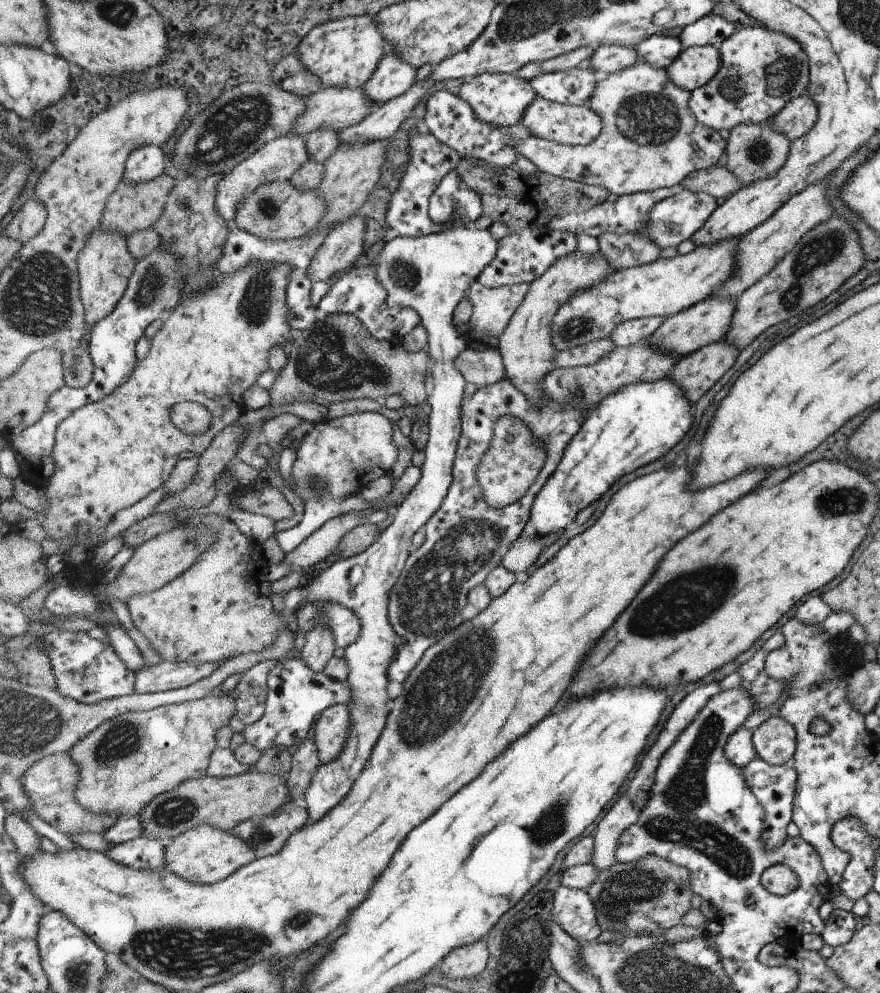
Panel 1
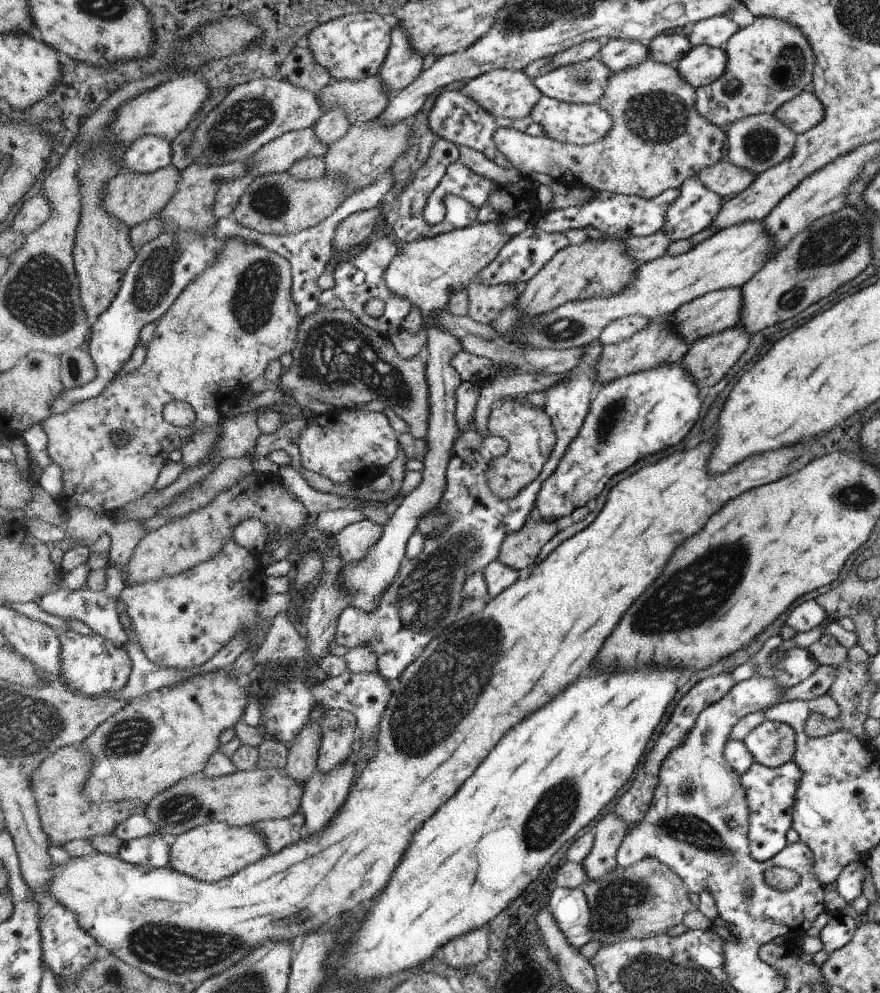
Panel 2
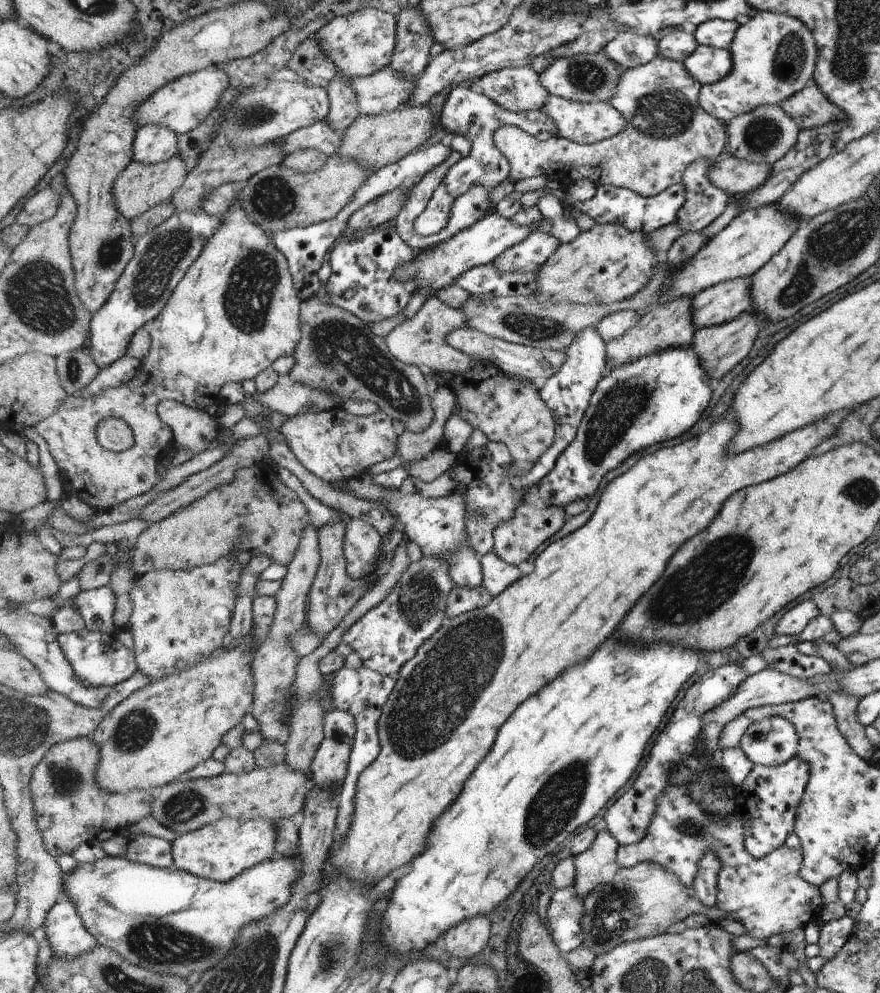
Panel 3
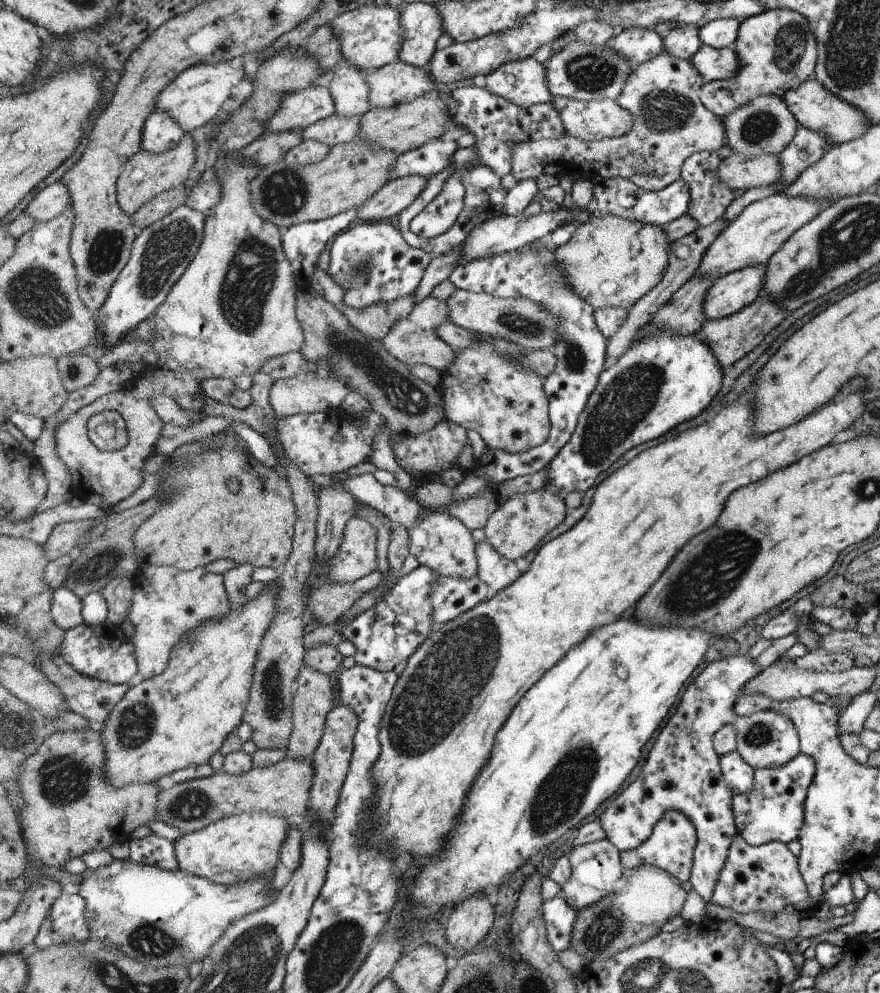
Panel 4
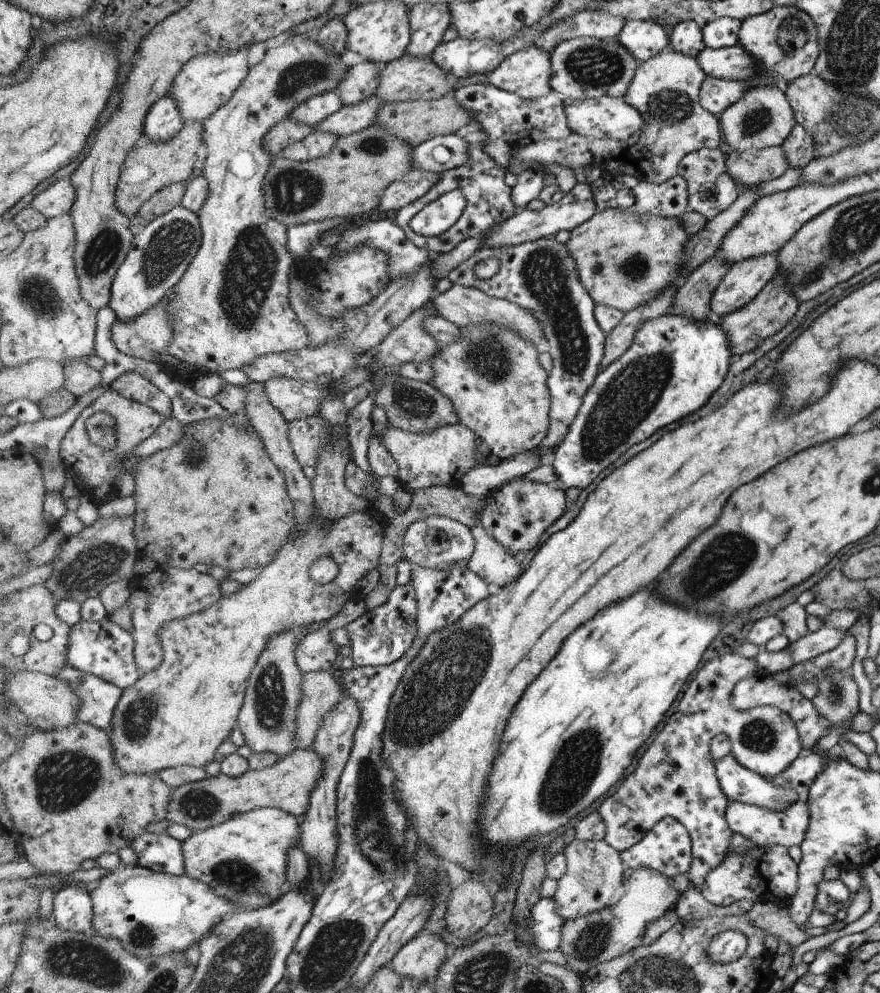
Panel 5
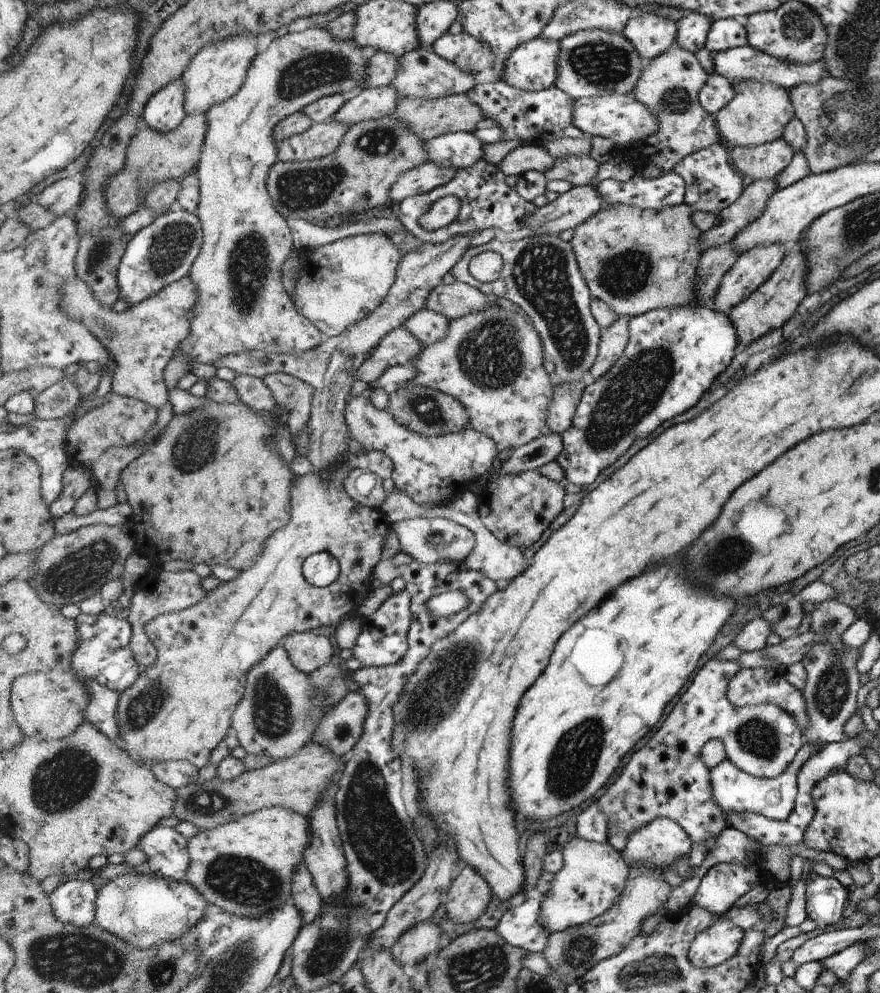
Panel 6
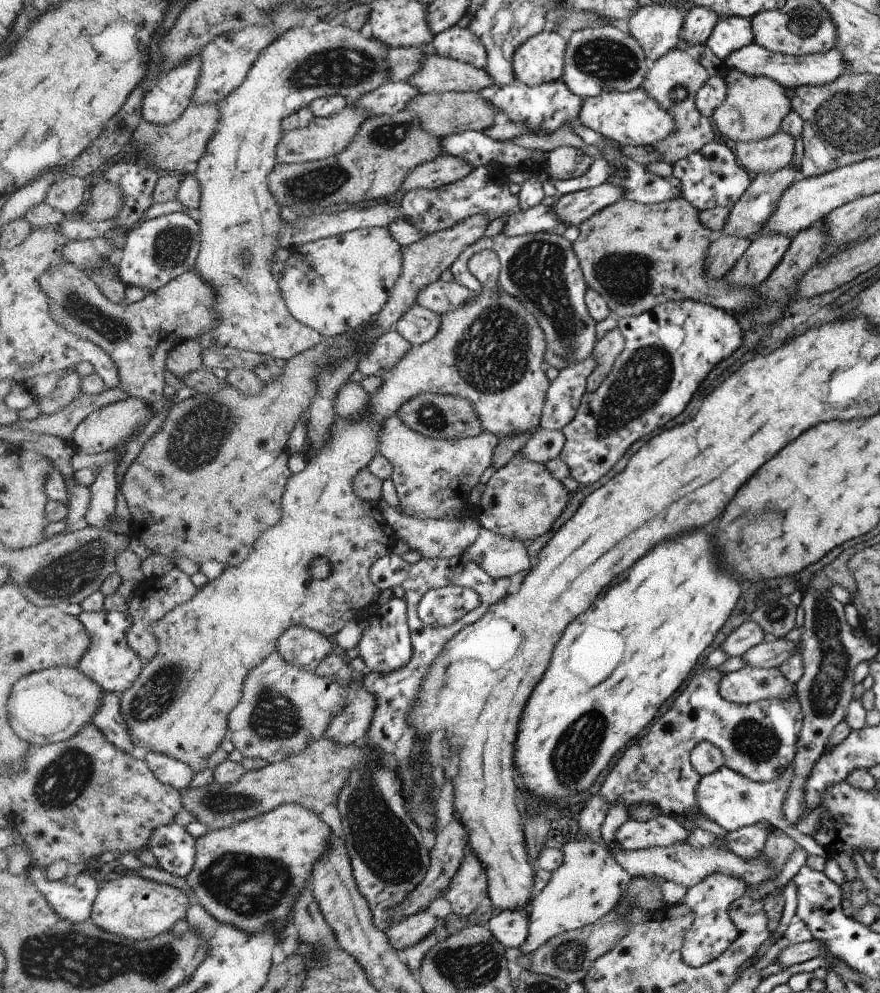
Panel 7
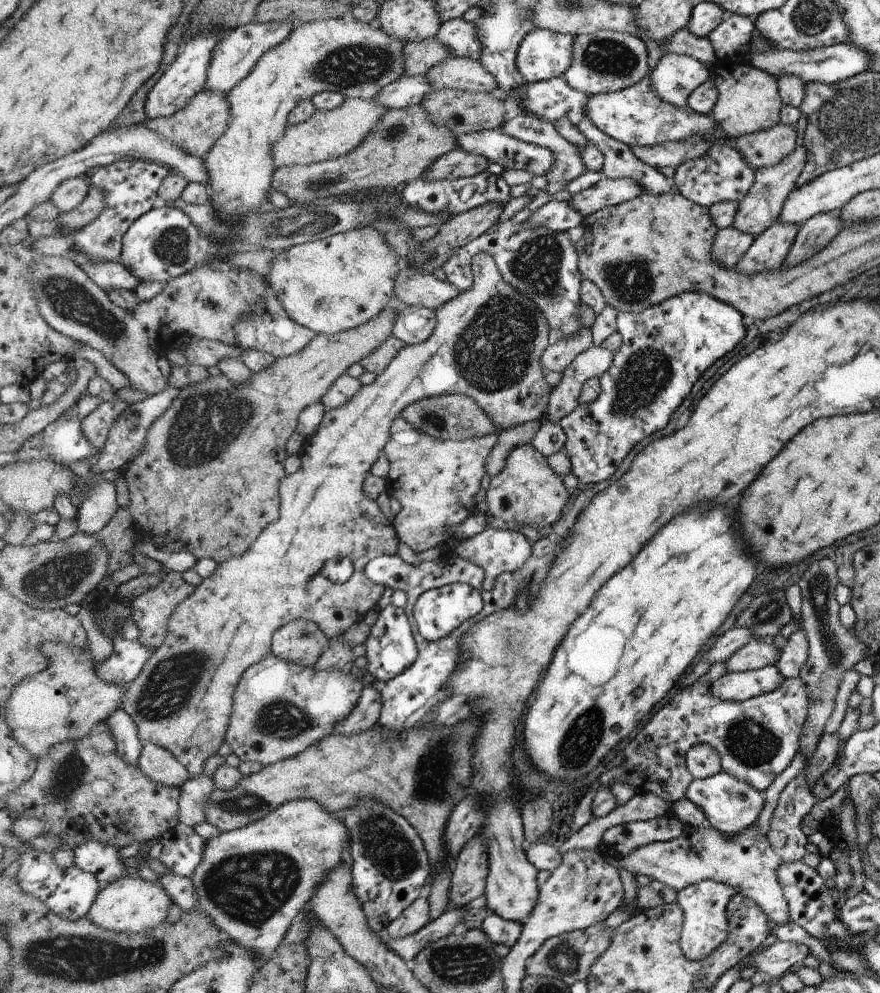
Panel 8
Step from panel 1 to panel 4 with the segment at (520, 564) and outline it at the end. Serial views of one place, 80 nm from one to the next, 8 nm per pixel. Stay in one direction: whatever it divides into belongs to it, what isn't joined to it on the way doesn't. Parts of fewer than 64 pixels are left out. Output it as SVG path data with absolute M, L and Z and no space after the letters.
M548 490L530 491L526 494L511 496L494 512L486 526L485 535L496 552L507 561L524 558L530 550L538 546L550 531L553 531L563 520L567 508L564 500Z

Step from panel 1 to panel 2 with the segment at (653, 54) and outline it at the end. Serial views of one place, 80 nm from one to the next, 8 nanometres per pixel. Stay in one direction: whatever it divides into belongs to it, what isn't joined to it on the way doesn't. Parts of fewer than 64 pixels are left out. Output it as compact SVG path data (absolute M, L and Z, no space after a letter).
M661 34L656 41L645 43L649 57L659 63L674 65L692 48L683 34Z

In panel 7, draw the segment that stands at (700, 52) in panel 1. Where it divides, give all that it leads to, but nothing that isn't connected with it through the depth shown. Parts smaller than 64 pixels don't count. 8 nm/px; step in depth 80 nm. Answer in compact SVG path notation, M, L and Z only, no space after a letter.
M752 43L730 54L730 58L723 61L723 65L744 72L748 76L764 76L778 82L784 89L799 88L800 86L823 86L838 80L838 76L846 74L846 58L836 48L828 50L826 54L808 54L807 56L787 56L766 50L758 44Z

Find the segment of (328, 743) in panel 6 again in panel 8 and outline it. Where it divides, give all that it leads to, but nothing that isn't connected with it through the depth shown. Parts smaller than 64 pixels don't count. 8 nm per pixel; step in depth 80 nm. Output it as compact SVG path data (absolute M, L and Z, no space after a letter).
M368 682L348 718L337 722L333 733L339 735L359 735L374 728L380 714L381 698L379 692Z

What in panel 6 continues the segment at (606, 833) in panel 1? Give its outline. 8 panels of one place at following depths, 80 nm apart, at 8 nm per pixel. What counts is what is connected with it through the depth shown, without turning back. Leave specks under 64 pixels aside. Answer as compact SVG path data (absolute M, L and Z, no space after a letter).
M578 836L566 843L563 848L565 866L554 875L555 881L551 889L543 896L544 900L541 902L539 921L543 930L546 929L552 934L571 926L590 922L614 905L623 893L628 878L633 874L633 870L627 865L627 862L624 862L621 853L608 842L597 843L584 840Z

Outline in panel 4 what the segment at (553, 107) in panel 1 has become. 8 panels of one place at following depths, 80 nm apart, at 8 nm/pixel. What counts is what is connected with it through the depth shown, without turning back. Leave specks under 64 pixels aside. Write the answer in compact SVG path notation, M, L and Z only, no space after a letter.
M553 97L552 100L553 105L560 112L566 136L580 139L582 142L618 138L624 136L633 128L633 116L612 99L578 101L568 97Z

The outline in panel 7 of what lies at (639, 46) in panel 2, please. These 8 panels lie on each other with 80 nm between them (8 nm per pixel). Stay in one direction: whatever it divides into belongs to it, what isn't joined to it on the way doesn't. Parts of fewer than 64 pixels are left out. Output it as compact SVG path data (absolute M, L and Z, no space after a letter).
M668 4L640 7L626 22L625 30L642 46L653 64L673 50L681 38L684 17Z

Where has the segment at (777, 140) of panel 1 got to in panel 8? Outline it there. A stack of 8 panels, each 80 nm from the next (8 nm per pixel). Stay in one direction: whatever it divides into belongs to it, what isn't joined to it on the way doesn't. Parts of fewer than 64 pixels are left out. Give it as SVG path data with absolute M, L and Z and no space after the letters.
M737 54L717 58L710 70L720 91L717 104L710 114L717 122L718 133L726 137L738 138L771 129L779 123L780 111L785 104L781 99L775 76L746 64L745 60L740 60Z

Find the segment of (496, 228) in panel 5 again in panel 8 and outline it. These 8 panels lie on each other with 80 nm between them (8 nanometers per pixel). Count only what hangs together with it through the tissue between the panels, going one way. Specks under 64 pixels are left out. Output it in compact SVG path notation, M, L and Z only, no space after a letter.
M604 176L594 186L573 194L567 203L585 217L597 210L629 201L642 192L641 184L634 182L634 179L611 179Z

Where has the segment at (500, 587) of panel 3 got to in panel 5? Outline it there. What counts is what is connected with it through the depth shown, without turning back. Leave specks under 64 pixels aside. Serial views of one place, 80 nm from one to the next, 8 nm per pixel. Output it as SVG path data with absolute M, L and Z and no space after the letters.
M480 519L475 527L470 528L475 536L475 551L469 560L469 569L490 584L494 582L498 586L505 587L514 582L523 572L522 565L518 564L514 556L508 554L508 551L486 532Z

